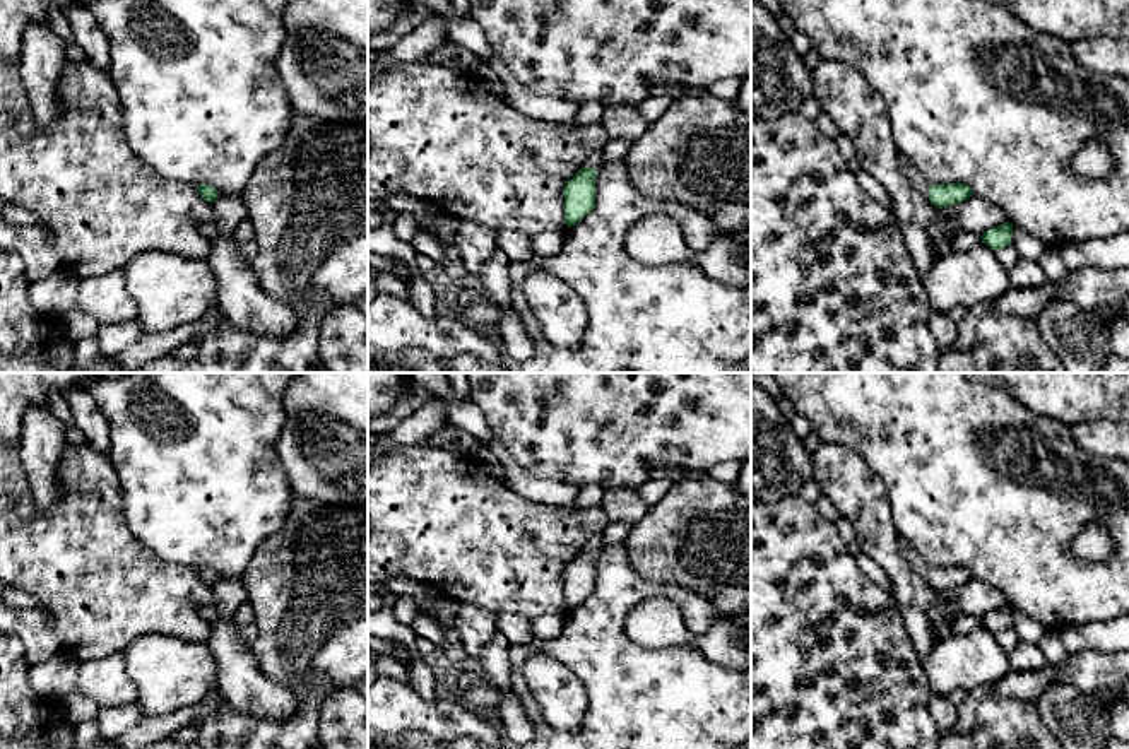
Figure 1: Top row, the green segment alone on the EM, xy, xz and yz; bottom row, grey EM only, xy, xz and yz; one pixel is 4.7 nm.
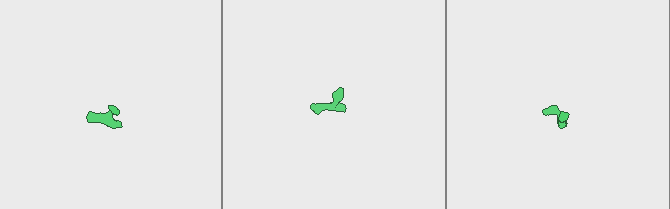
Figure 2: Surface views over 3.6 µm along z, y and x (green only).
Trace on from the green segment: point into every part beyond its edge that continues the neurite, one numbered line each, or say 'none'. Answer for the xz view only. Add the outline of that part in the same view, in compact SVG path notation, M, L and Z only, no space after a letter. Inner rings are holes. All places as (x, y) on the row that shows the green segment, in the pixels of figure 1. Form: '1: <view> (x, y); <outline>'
1: xz (596, 159); M600 149L600 150L594 152L594 154L588 157L588 161L587 161L585 166L590 168L590 169L599 169L604 162L606 162L606 161L604 161L604 150Z

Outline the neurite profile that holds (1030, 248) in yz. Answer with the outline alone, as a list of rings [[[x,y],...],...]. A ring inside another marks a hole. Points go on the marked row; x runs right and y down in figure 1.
[[[1013,226],[1013,239],[1011,245],[1018,250],[1021,258],[1037,262],[1047,250],[1047,246],[1035,239],[1025,229]]]

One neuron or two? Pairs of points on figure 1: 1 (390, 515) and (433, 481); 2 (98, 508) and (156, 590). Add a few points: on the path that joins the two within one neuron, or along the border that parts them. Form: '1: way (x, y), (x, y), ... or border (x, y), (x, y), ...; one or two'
1: way (401, 513), (423, 491); one
2: way (98, 529), (135, 570); one

